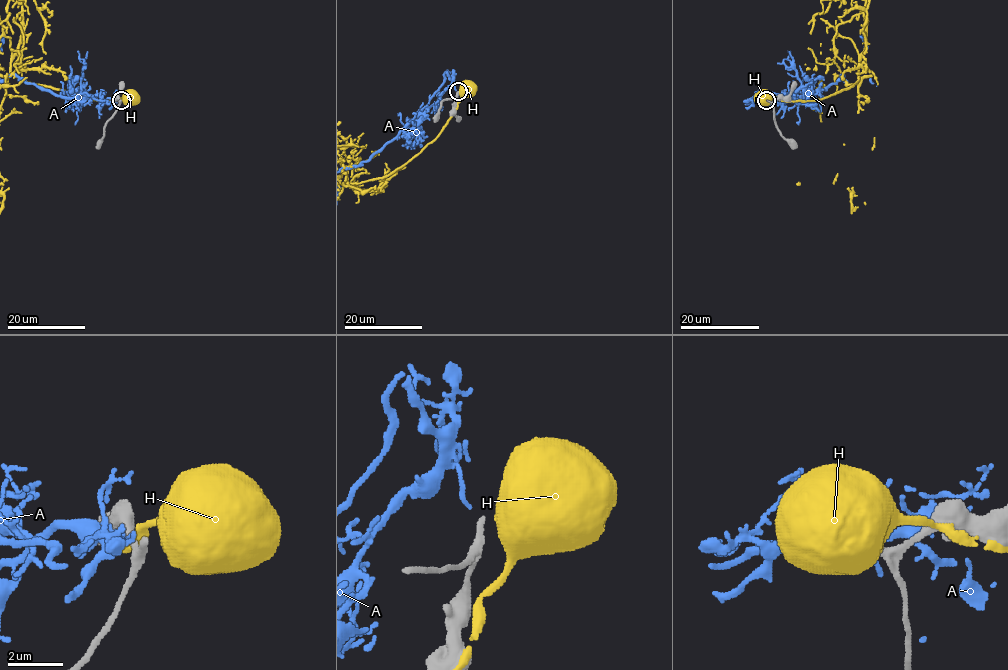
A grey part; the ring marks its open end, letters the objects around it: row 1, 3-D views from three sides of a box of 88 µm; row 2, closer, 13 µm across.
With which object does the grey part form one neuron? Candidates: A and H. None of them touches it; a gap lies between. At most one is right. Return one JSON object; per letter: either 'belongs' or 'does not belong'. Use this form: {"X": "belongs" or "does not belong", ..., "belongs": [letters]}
{"A": "does not belong", "H": "does not belong", "belongs": []}

